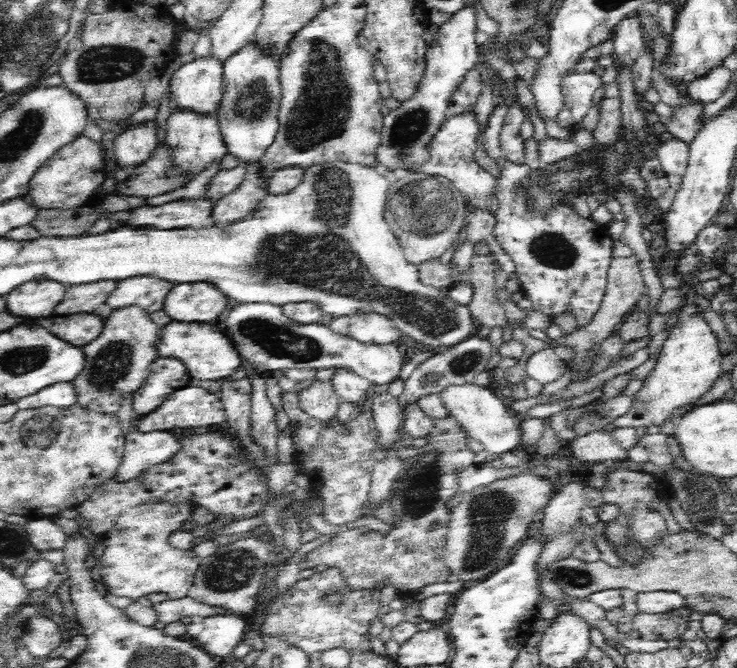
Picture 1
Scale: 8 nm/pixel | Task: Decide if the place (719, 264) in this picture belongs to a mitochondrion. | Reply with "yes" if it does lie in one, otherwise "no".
no

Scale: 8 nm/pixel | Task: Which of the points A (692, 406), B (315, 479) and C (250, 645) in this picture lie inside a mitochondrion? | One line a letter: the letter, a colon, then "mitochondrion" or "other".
A: other
B: other
C: other

